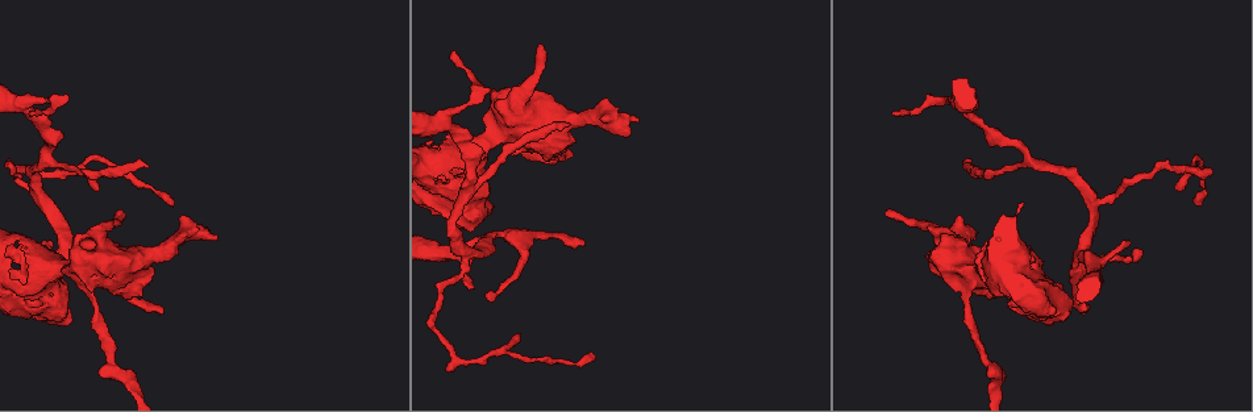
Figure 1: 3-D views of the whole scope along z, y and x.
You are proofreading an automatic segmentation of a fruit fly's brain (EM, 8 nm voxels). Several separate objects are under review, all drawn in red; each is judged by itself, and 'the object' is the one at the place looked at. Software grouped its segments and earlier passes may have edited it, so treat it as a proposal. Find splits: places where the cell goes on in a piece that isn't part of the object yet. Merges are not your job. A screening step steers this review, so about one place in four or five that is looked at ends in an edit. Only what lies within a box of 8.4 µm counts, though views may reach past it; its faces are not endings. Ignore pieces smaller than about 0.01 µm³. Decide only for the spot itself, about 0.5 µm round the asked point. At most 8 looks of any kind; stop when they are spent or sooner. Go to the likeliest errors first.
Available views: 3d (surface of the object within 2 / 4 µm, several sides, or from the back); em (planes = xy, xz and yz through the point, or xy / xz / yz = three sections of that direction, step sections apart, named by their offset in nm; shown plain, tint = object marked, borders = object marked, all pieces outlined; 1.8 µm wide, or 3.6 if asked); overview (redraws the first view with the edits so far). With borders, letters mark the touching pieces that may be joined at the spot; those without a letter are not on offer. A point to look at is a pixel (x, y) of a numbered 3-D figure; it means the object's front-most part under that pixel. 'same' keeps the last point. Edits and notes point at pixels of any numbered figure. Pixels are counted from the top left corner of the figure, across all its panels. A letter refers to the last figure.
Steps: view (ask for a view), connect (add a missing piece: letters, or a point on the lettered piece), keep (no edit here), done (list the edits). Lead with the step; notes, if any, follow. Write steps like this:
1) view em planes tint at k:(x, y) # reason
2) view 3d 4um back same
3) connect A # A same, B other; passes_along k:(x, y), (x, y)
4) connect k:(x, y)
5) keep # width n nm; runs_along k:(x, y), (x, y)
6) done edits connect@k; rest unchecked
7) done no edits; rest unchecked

view 3d 2um at 1:(214, 239) # free end

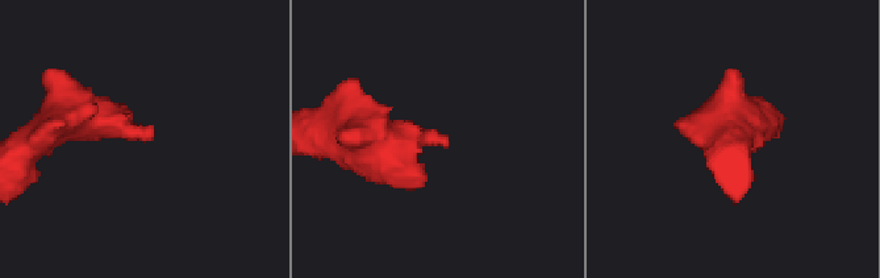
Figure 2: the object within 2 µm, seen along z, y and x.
view em planes tint at 2:(447, 139) # need the tissue

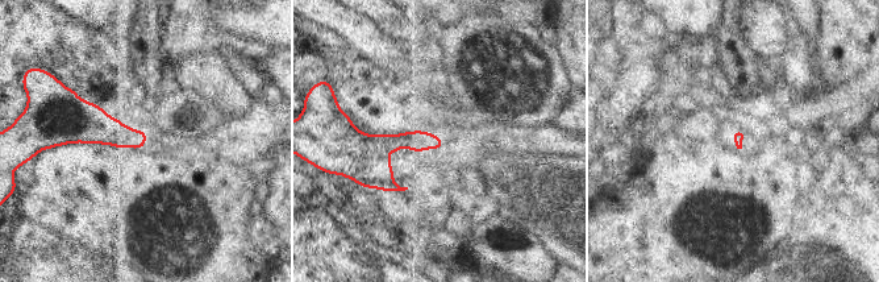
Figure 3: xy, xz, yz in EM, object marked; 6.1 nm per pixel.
view em planes borders same # see the neighbours

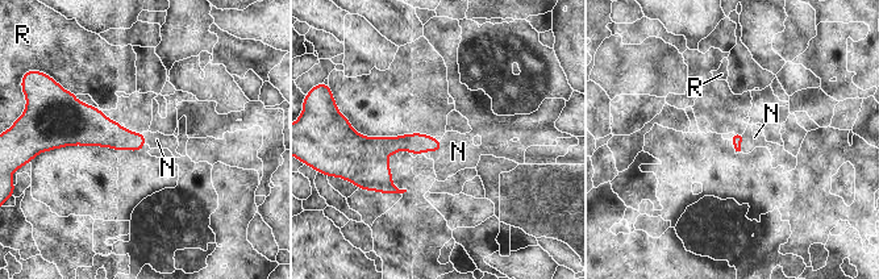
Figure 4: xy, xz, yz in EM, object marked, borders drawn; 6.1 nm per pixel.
connect N # N same, R other; passes_along 4:(415, 142), (436, 150), (458, 152); it goes on there

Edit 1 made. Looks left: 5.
view 3d 2um at 1:(145, 167) # tapers out

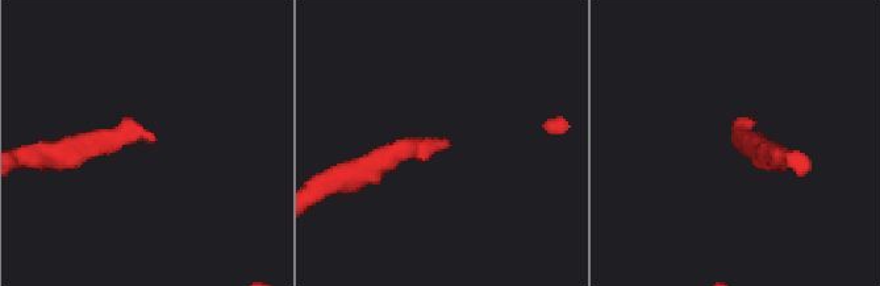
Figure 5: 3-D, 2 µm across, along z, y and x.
view em planes borders at 5:(154, 141) # now the EM

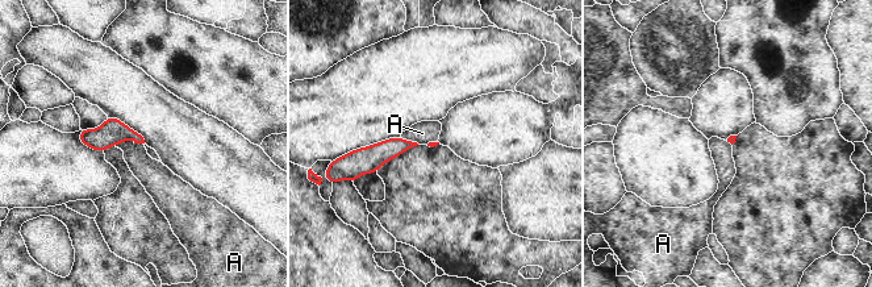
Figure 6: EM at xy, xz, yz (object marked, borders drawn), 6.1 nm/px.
keep # A other; border 6:(142, 142), (124, 140), (113, 145); no lettered piece goes on from it

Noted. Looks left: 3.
view 3d 4um at 1:(49, 244) # free end

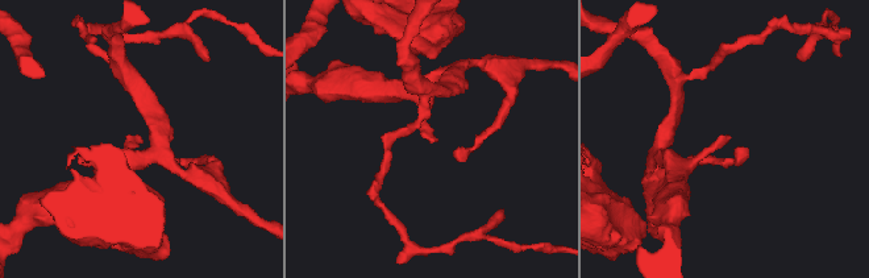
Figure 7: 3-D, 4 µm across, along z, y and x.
view em yz step 4 tint at 7:(729, 136)

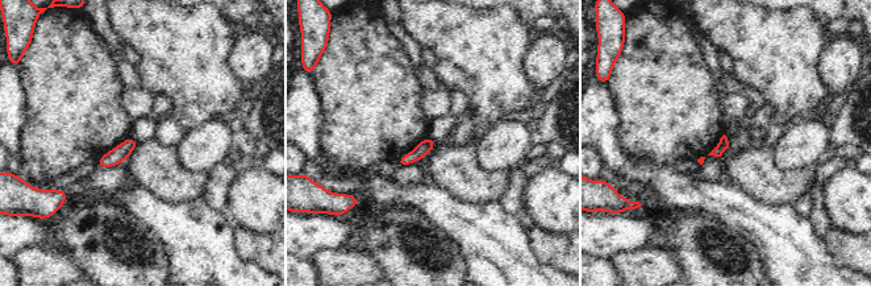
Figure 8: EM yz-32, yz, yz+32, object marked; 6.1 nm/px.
view em planes borders same

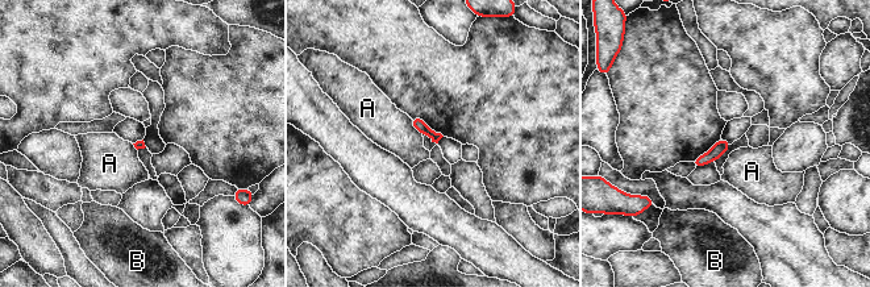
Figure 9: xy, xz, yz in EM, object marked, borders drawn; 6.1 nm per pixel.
keep # A other, B other; border 9:(409, 119), (409, 123), (421, 134); no lettered piece goes on from it

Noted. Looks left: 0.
done edits connect@4; rest unchecked

